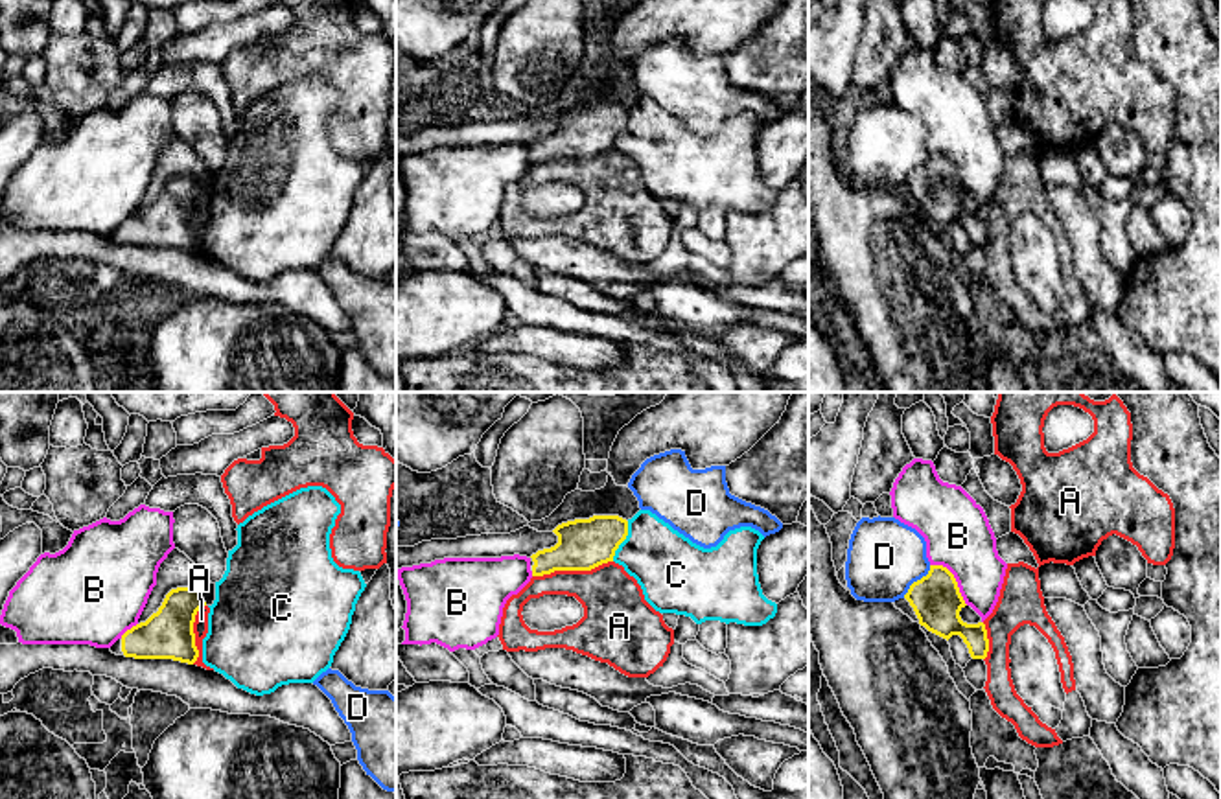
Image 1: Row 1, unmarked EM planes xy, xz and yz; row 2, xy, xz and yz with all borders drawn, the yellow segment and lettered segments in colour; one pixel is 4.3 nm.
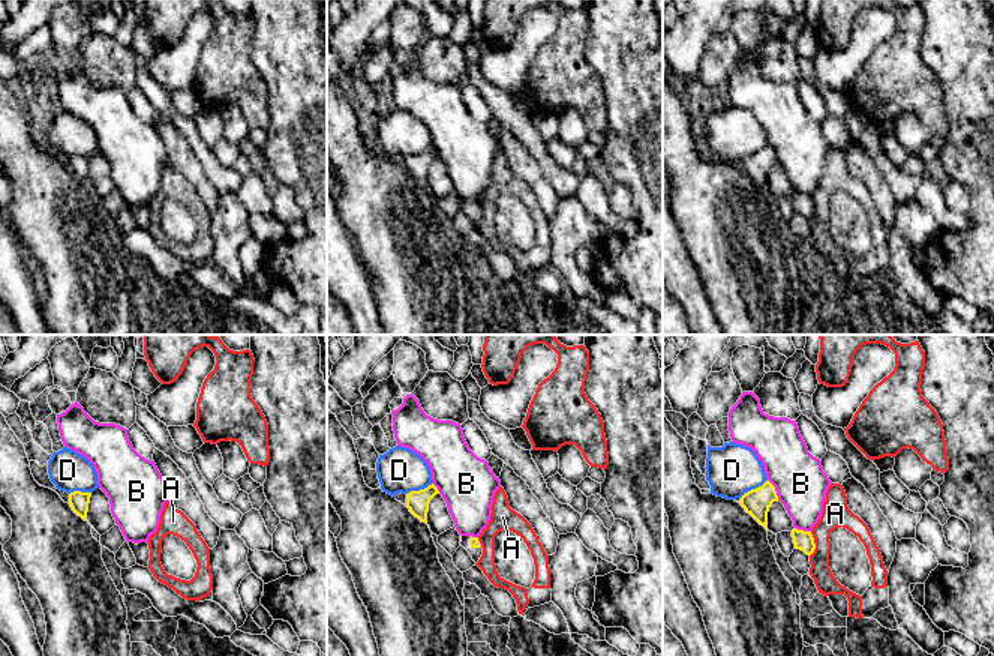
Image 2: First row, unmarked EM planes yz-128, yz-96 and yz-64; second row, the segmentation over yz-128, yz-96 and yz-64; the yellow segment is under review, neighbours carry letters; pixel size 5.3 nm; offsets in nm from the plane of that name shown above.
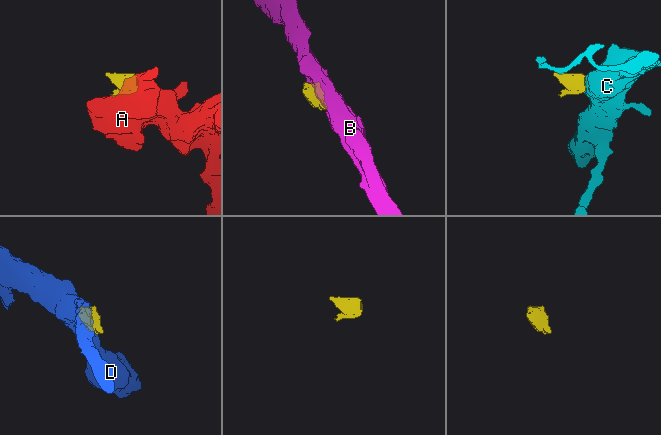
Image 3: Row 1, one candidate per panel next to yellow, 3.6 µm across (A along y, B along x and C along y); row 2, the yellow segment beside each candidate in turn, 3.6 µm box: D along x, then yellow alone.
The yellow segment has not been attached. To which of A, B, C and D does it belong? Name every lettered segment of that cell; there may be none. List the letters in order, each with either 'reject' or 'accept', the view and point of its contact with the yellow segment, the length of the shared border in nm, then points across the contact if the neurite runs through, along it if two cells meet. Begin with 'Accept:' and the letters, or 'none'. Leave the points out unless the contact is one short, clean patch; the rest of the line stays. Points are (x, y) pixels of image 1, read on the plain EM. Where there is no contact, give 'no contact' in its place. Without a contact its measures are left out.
Accept: none
A: reject; meets yellow in xz at (571, 157); contact 360 nm long; border along xz (612, 148), (590, 157), (555, 157), (533, 164)
B: reject; meets yellow in yz at (954, 166); contact 240 nm long
C: reject; meets yellow in xz at (623, 127); contact 190 nm long; border along xz (628, 109), (628, 120), (612, 148)
D: reject; meets yellow in yz at (918, 168); contact 190 nm long; border along yz (930, 153), (903, 185)

